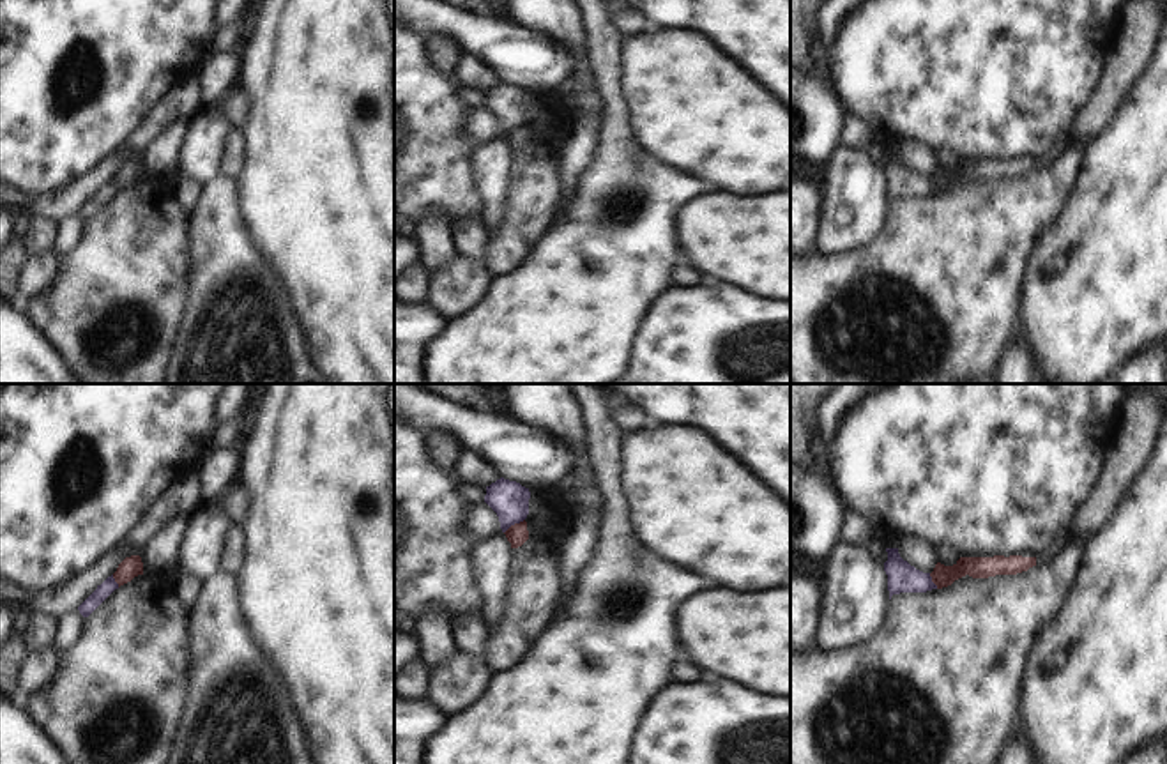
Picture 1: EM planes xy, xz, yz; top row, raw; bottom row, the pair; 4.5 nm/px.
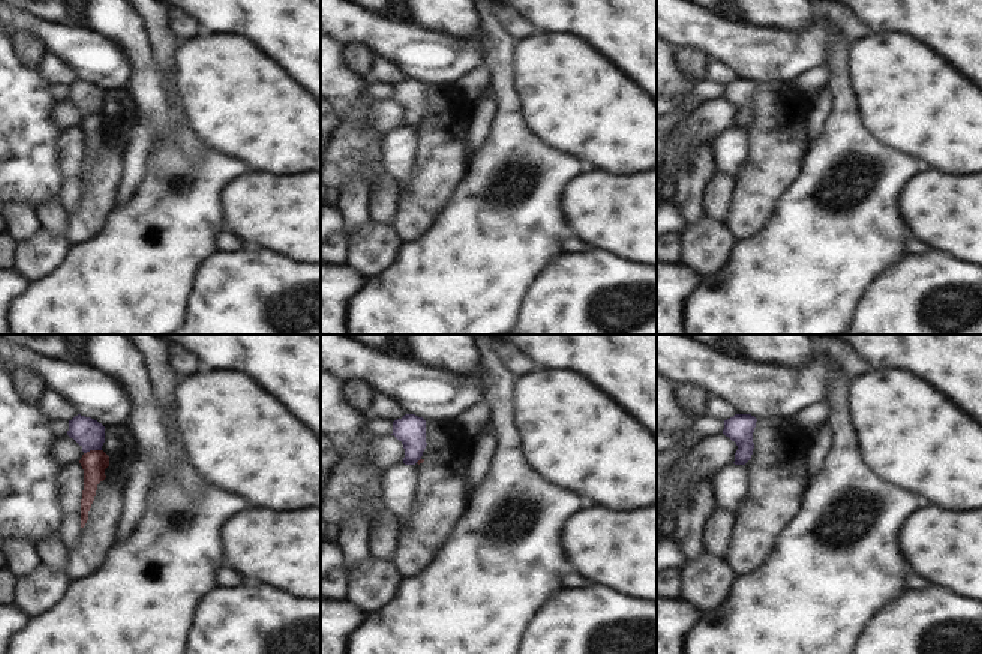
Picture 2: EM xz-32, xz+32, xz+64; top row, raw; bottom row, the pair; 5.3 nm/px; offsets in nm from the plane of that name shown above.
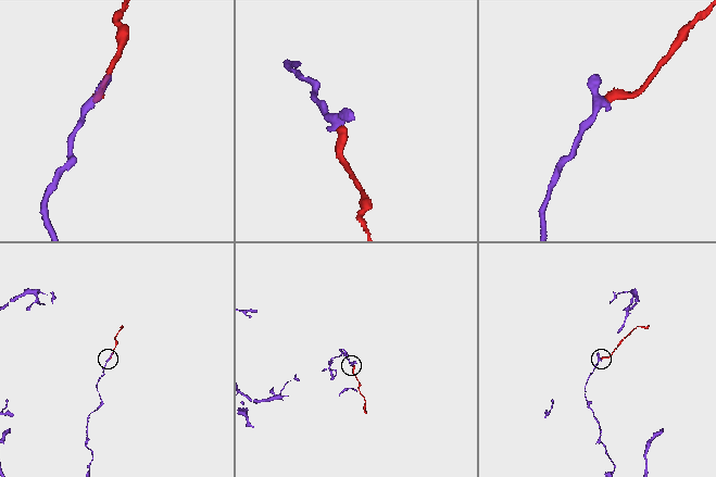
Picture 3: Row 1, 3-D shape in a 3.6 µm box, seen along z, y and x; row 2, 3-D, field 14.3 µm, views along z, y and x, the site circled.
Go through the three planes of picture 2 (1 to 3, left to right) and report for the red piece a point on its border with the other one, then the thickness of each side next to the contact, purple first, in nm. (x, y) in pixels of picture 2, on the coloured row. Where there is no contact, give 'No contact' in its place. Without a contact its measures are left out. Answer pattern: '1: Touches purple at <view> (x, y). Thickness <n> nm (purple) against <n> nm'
1: Touches purple at xz-32 (92, 449). Thickness 160 nm (purple) against 140 nm
2: Touches purple at xz+32 (417, 461). Thickness 160 nm (purple) against 20 nm
3: No contact

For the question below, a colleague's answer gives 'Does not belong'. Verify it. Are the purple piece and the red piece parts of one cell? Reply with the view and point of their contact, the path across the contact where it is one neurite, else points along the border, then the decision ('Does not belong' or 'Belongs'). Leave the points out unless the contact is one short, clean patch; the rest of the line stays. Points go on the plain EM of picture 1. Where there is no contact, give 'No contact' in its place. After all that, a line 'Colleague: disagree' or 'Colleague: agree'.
Touches purple at xz (513, 128). Boundary: xz (524, 122), (504, 137). Does not belong
Colleague: agree

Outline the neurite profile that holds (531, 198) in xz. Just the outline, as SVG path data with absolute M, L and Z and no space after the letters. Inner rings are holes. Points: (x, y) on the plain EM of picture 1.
M529 92L529 96L529 118L525 122L529 143L522 150L511 154L504 216L499 228L488 235L484 253L484 264L493 276L513 272L529 256L530 249L553 221L559 198L557 163L571 113L559 108L553 118L543 120L543 99L546 96L538 92Z

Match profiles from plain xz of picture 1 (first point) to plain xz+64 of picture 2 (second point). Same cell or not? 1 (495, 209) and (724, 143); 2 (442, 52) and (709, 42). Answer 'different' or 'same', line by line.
1: same
2: different

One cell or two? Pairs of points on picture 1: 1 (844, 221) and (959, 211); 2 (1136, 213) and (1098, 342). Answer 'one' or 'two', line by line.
1: two
2: one

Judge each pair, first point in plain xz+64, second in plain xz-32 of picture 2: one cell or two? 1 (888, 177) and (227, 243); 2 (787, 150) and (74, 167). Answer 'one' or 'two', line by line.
1: two
2: two

